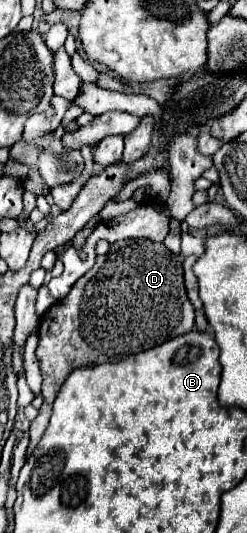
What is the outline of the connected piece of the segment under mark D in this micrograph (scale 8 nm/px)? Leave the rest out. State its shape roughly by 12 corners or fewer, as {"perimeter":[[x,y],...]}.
{"perimeter":[[148,238],[96,258],[40,320],[44,404],[78,366],[194,328],[184,258]]}

